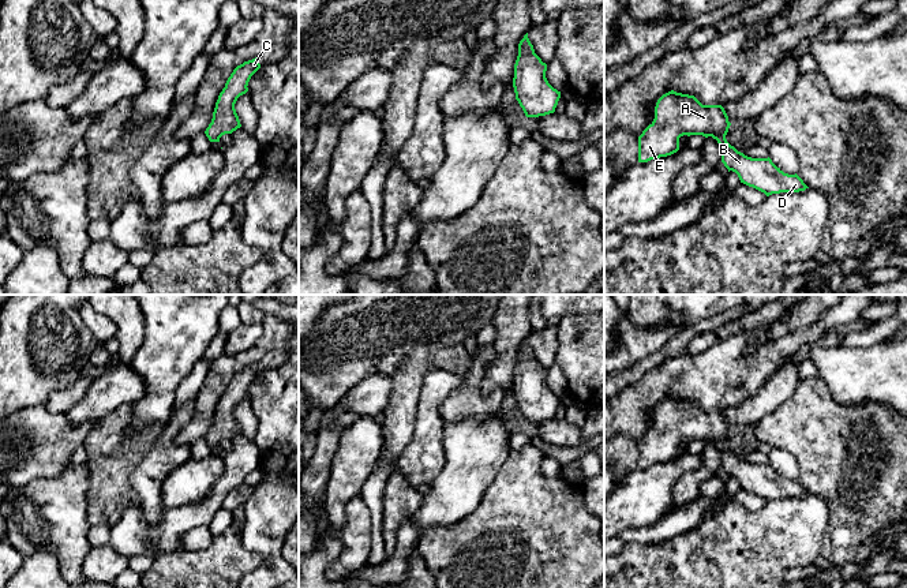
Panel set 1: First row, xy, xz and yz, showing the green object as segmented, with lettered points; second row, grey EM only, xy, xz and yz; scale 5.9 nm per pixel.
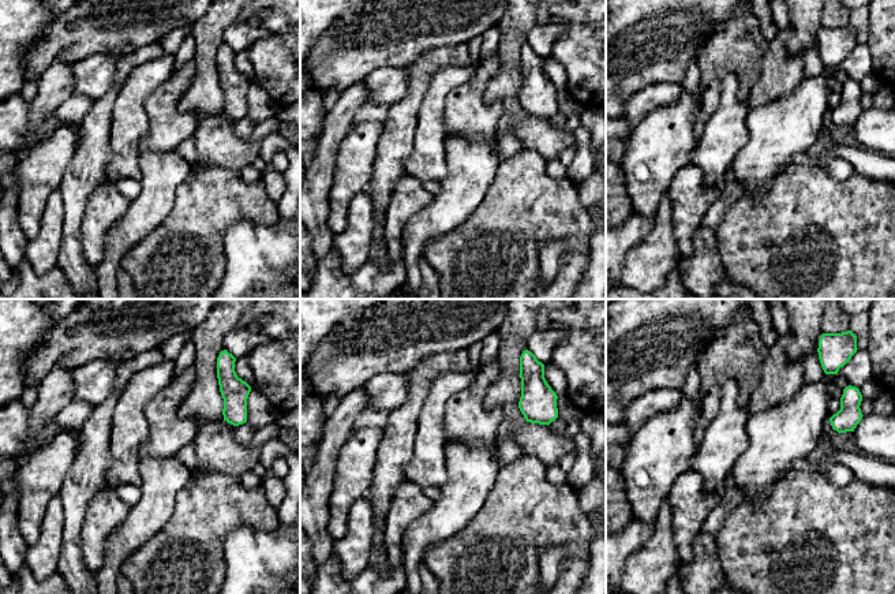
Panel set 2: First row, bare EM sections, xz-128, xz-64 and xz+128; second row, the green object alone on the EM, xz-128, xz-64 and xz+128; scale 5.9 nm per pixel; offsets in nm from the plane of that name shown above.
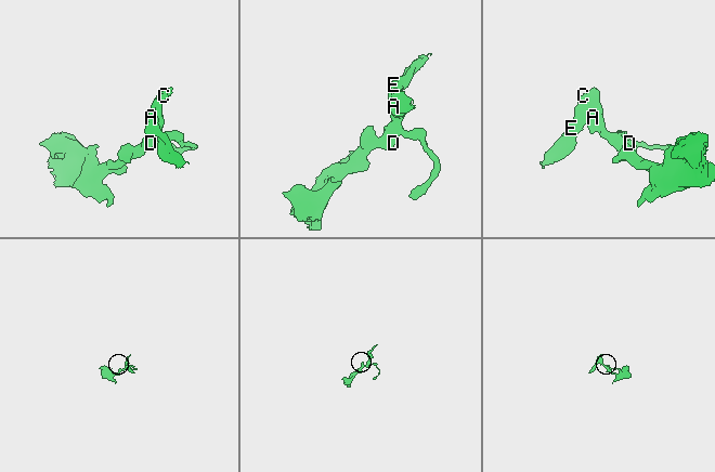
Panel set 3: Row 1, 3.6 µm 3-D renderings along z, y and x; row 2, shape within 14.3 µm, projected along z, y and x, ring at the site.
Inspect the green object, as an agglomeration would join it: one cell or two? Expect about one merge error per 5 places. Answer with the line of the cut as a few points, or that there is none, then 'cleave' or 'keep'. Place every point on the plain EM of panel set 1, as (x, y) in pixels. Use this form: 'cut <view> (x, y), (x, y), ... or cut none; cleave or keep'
cut none; keep

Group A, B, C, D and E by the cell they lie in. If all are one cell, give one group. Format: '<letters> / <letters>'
A B C D E

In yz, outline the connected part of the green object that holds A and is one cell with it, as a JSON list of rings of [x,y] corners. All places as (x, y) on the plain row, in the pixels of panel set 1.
[[[671,396],[657,405],[653,427],[638,442],[638,468],[648,468],[676,458],[679,456],[679,443],[683,441],[712,442],[720,450],[722,468],[728,477],[732,476],[738,480],[741,488],[764,498],[767,502],[780,498],[799,498],[809,494],[797,479],[784,479],[769,462],[752,464],[738,457],[726,445],[730,431],[731,428],[722,411],[702,411],[694,401]]]

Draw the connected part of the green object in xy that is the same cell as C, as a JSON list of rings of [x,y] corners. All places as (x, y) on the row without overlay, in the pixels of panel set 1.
[[[255,363],[233,375],[218,401],[211,428],[205,437],[210,447],[220,447],[222,441],[232,439],[241,432],[235,409],[240,401],[248,397],[248,387],[259,374],[261,370],[258,363]]]

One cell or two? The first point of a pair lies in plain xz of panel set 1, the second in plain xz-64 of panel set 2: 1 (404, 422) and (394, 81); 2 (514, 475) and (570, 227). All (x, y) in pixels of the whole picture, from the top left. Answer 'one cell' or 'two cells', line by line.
1: two cells
2: one cell

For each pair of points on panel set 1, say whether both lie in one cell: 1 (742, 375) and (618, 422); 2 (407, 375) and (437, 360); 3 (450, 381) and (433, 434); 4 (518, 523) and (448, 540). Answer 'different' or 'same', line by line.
1: same
2: same
3: same
4: same

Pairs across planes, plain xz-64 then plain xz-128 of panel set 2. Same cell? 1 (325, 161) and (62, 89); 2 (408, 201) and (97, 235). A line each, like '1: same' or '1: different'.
1: same
2: same

